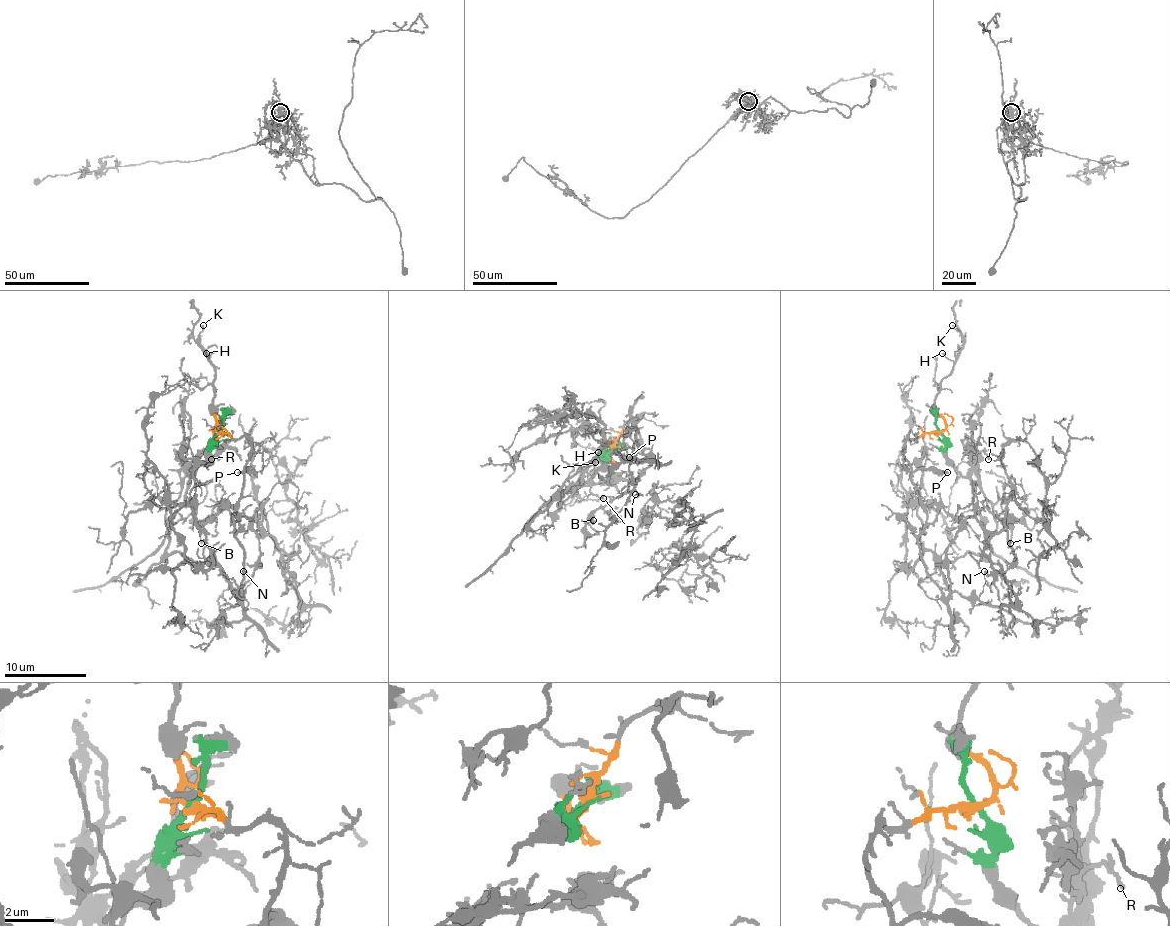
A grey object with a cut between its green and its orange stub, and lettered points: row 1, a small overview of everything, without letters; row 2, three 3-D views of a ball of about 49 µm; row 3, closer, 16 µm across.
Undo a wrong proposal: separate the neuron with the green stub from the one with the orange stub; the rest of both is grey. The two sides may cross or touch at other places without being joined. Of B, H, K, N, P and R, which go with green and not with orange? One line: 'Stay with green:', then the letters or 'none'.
Stay with green: R

